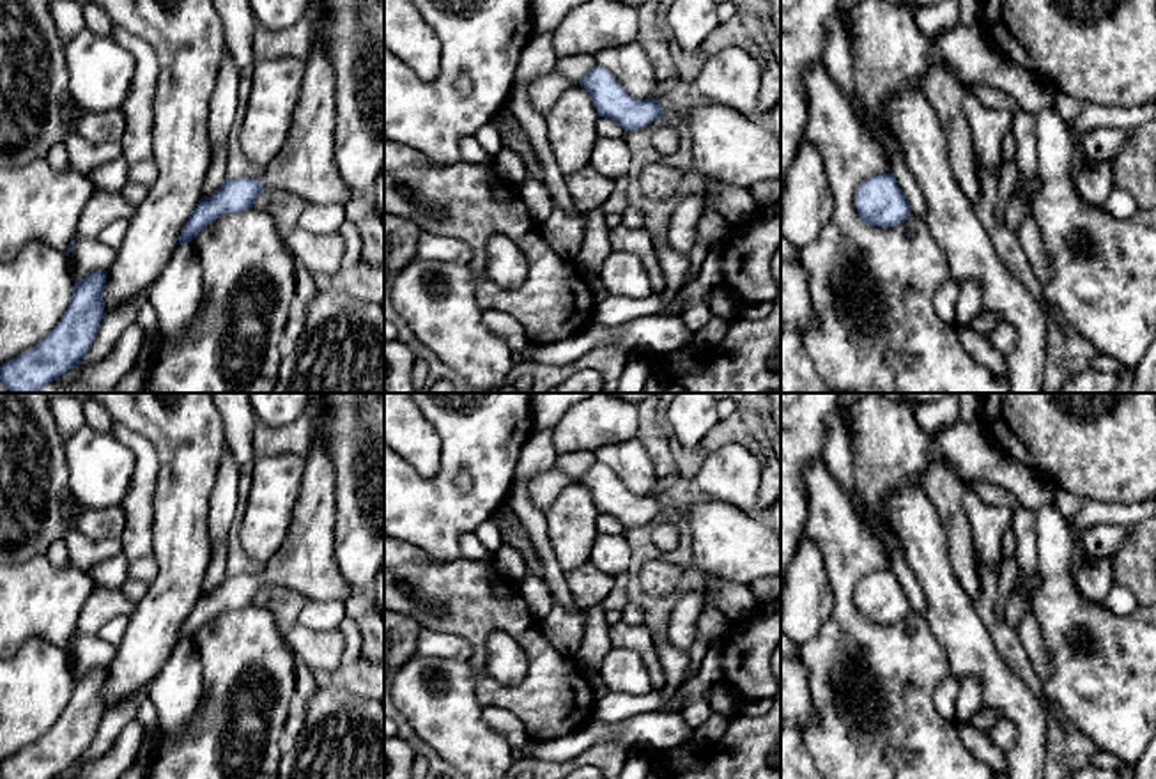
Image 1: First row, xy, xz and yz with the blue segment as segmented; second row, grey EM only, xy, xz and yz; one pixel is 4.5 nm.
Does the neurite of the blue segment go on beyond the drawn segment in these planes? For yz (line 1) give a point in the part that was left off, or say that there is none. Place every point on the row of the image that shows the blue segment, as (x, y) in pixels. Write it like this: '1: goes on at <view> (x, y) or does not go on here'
1: does not go on here

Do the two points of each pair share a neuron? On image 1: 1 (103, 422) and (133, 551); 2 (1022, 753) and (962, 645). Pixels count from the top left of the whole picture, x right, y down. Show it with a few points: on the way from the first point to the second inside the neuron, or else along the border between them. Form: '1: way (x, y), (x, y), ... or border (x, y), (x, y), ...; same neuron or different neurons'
1: border (112, 422), (108, 431); different neurons
2: way (1025, 726), (1025, 712), (988, 671); same neuron

